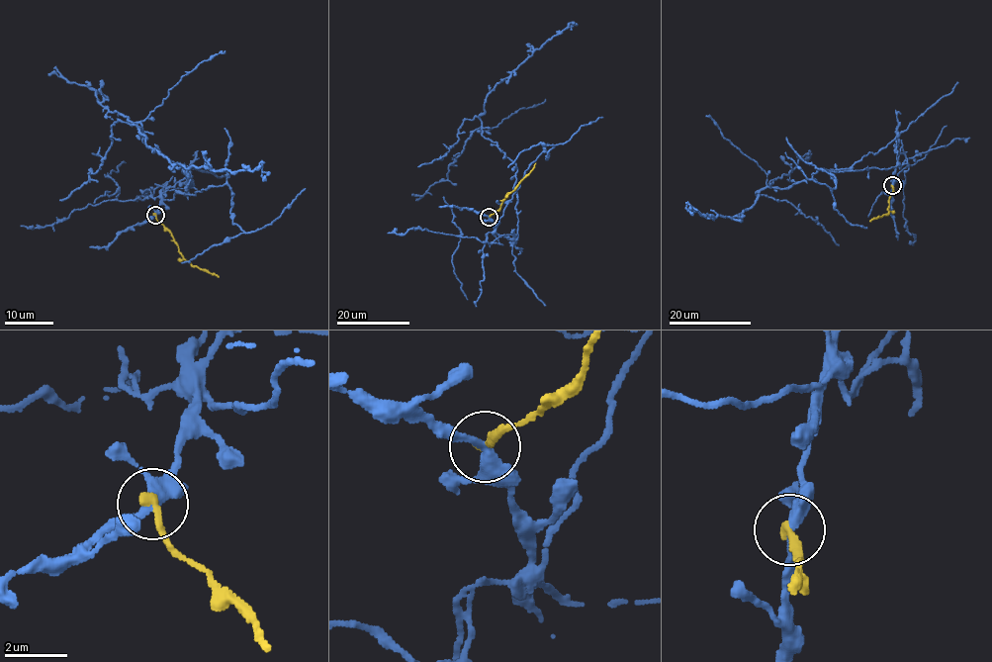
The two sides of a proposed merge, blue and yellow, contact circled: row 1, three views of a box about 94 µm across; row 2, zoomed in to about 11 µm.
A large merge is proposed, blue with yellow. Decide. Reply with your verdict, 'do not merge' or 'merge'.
do not merge

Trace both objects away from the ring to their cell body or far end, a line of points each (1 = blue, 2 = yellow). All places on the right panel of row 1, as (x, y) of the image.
1: (892, 185), (896, 138), (850, 169), (765, 186), (739, 217), (686, 206), (697, 210)
2: (892, 185), (888, 213), (869, 222)

